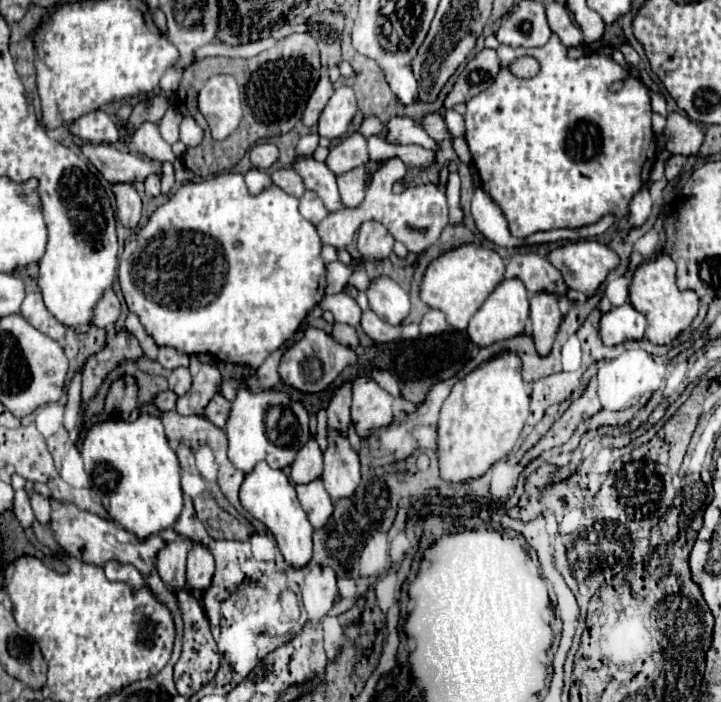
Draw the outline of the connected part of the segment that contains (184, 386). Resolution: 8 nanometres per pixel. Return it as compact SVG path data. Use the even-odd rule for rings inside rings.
M176 368L172 374L170 374L170 378L168 378L168 386L170 386L170 390L176 394L176 396L184 396L186 392L188 392L188 388L190 388L190 372L188 372L188 368Z

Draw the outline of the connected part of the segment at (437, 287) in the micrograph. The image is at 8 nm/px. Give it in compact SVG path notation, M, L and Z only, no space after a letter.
M464 244L452 252L442 254L428 266L428 272L422 282L422 300L430 308L438 308L446 312L446 320L456 330L466 330L468 320L476 314L476 310L484 304L484 300L496 290L496 284L504 280L506 262L490 248Z

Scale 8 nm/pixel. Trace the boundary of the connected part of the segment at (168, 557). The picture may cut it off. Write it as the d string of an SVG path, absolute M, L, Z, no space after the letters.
M176 536L168 542L168 546L158 556L158 572L164 584L172 588L172 592L180 592L186 588L186 540Z

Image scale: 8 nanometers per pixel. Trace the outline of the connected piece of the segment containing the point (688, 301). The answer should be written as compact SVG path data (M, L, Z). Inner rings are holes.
M662 254L656 260L650 260L638 266L630 286L630 302L640 314L646 316L648 320L646 340L650 340L652 344L670 344L692 324L692 320L698 316L698 306L700 306L696 292L690 292L690 290L682 292L678 288L676 264L668 254Z

